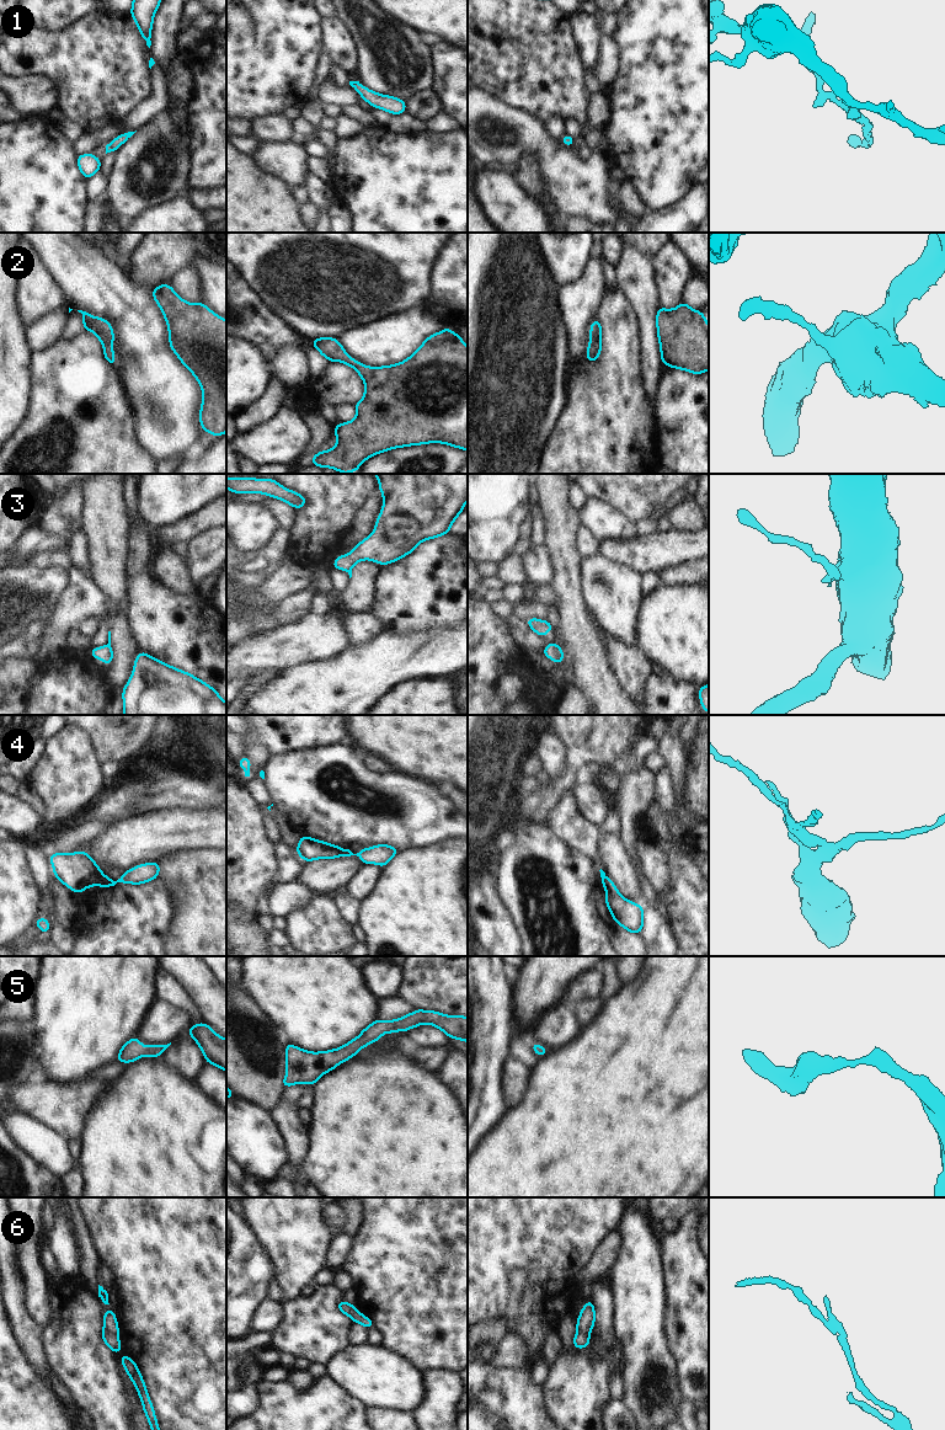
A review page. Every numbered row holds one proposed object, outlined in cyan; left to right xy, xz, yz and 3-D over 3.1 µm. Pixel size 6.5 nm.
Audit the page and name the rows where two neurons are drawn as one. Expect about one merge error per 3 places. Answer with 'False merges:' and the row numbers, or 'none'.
False merges: 3, 4, 6

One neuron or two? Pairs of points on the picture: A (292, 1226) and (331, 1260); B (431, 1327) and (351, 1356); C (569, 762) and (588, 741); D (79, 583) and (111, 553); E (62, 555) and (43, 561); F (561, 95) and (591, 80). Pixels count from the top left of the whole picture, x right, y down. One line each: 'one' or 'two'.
A: two
B: two
C: one
D: two
E: one
F: two

